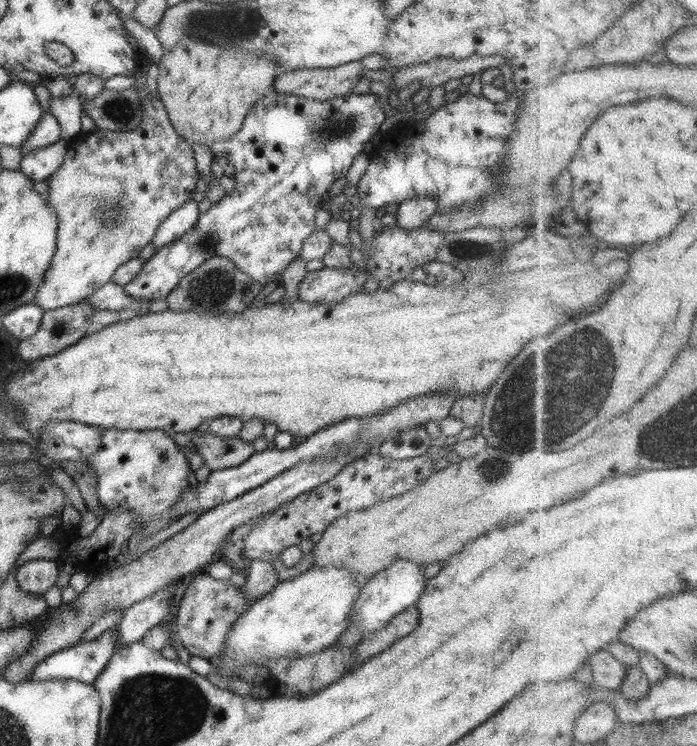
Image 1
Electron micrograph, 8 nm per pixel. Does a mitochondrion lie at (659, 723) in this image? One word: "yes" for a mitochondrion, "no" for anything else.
no

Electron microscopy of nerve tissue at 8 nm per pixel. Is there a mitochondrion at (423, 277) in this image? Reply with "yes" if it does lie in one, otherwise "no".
no

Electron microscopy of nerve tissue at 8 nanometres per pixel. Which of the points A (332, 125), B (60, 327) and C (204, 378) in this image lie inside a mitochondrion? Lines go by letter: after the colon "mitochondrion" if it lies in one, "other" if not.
A: mitochondrion
B: mitochondrion
C: other

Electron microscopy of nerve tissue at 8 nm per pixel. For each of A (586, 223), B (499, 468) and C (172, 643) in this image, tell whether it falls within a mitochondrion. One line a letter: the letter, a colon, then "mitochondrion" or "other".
A: other
B: mitochondrion
C: other

